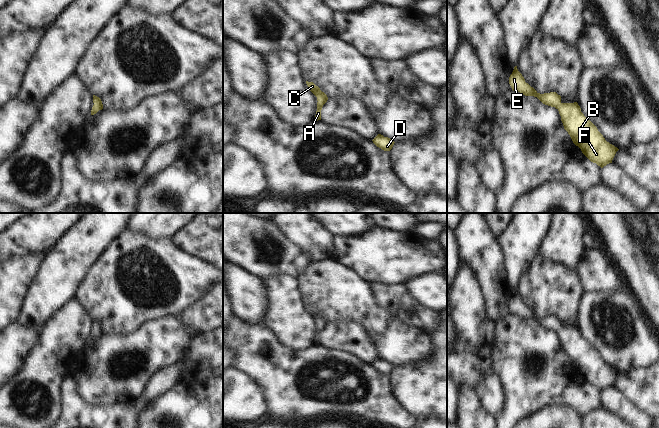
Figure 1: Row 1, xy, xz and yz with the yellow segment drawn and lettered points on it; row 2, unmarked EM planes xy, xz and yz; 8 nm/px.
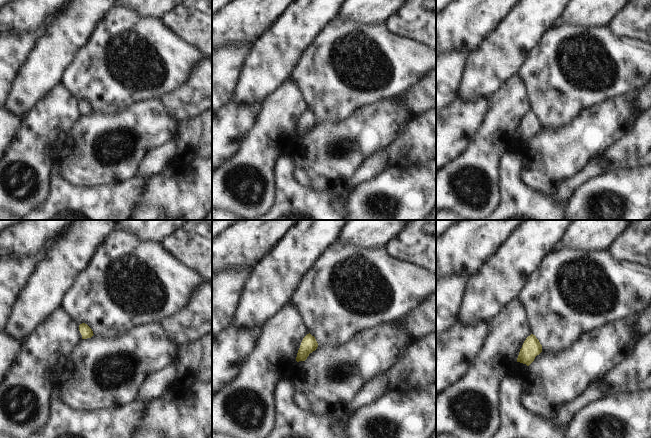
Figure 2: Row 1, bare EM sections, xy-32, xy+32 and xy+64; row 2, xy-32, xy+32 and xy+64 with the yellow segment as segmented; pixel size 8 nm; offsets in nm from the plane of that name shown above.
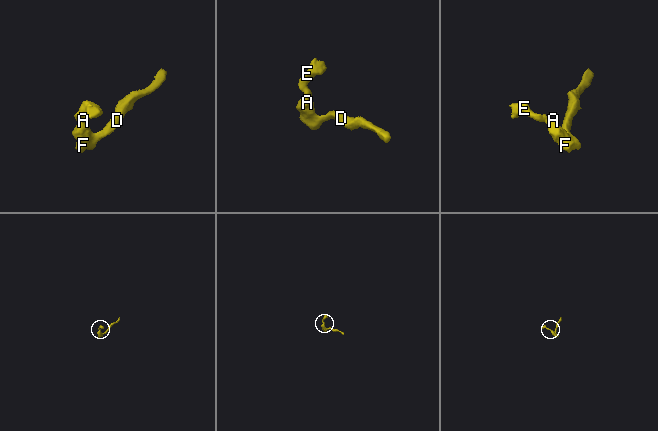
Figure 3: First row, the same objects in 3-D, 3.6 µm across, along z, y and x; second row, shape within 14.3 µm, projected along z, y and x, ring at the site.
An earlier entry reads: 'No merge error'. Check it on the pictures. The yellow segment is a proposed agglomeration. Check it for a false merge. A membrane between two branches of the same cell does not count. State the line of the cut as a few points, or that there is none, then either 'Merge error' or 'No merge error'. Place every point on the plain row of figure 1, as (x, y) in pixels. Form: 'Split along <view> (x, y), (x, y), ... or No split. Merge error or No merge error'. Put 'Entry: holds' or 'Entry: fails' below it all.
No split. No merge error.
Entry: holds

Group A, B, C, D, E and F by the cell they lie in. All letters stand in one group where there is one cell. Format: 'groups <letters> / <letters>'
groups A B C D E F

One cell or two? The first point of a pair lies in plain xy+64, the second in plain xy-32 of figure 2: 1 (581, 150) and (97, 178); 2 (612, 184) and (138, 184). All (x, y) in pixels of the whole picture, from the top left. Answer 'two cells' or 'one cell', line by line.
1: one cell
2: two cells

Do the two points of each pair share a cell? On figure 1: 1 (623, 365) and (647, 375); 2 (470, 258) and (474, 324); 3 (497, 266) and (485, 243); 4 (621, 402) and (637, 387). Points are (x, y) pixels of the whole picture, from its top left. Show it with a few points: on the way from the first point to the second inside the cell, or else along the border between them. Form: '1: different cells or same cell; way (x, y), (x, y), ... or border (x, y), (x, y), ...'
1: different cells; border (648, 365), (619, 373)
2: different cells; border (460, 267), (466, 267), (472, 272), (480, 292)
3: same cell; way (491, 260), (485, 254), (485, 249)
4: different cells; border (612, 386), (617, 388), (644, 413)

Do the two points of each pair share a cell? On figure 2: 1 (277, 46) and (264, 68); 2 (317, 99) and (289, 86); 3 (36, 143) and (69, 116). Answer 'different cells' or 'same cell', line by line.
1: same cell
2: different cells
3: same cell

